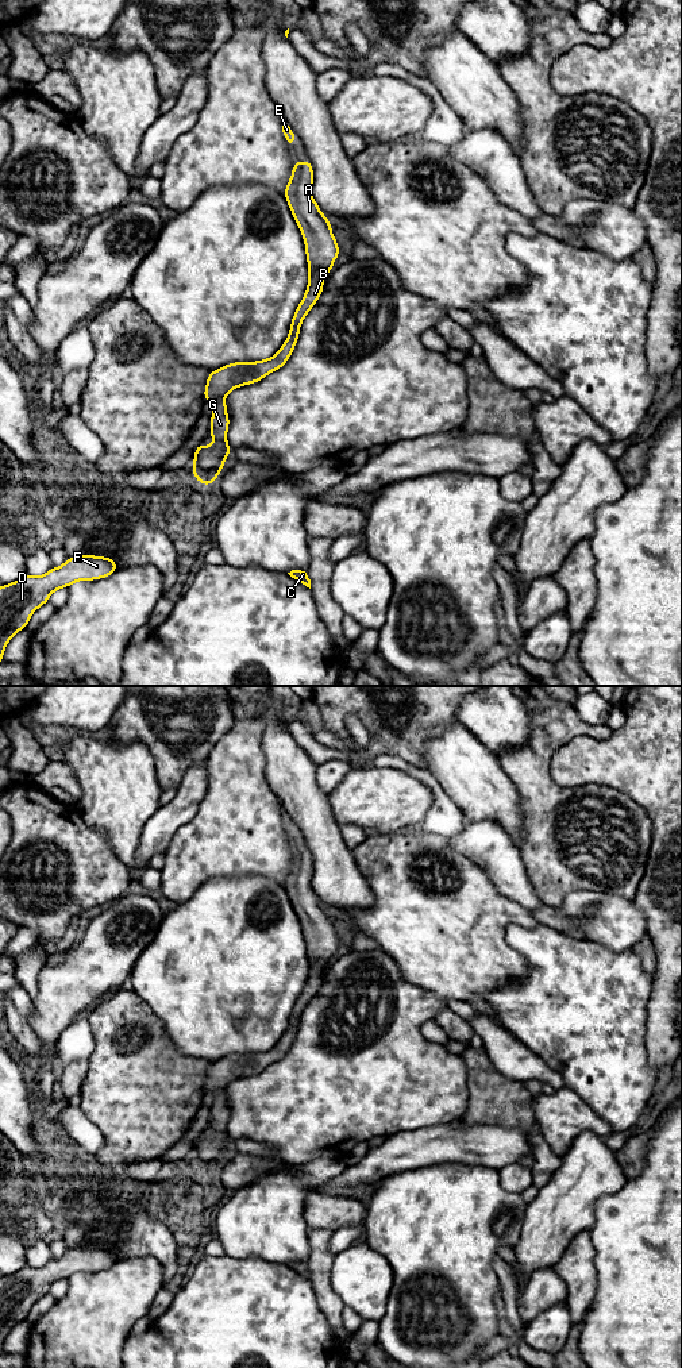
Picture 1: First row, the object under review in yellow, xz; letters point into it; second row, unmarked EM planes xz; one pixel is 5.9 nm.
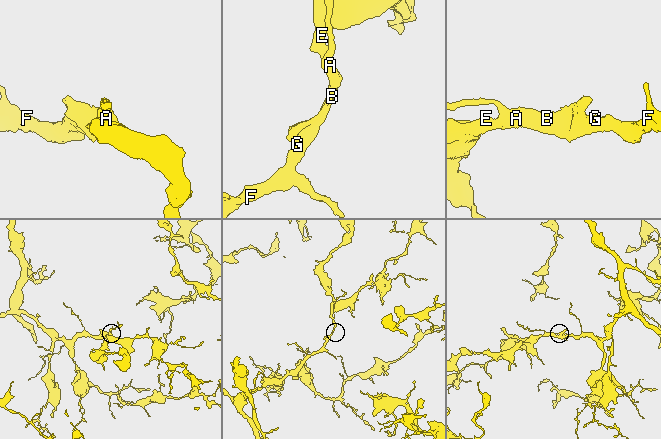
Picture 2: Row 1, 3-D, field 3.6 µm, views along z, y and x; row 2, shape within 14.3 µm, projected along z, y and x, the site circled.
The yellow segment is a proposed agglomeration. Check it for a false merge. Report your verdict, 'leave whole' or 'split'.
leave whole

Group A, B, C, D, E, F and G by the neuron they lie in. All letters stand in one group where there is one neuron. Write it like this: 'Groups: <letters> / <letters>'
Groups: A B C D E F G

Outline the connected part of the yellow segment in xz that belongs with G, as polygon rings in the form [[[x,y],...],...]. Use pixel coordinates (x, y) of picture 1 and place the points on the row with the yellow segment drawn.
[[[311,161],[293,163],[293,172],[284,192],[305,244],[308,262],[308,288],[298,304],[289,328],[289,335],[274,357],[257,362],[234,362],[211,371],[207,378],[204,401],[213,404],[211,416],[211,446],[199,444],[194,448],[192,473],[201,485],[212,485],[223,471],[224,461],[231,448],[227,442],[230,419],[226,396],[244,385],[255,384],[270,373],[281,369],[290,358],[303,320],[323,293],[323,284],[340,254],[338,242],[331,231],[331,221],[323,215],[312,197],[313,169]]]

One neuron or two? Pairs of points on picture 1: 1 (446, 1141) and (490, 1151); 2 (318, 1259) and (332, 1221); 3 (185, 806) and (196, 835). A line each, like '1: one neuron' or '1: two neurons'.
1: one neuron
2: two neurons
3: two neurons

